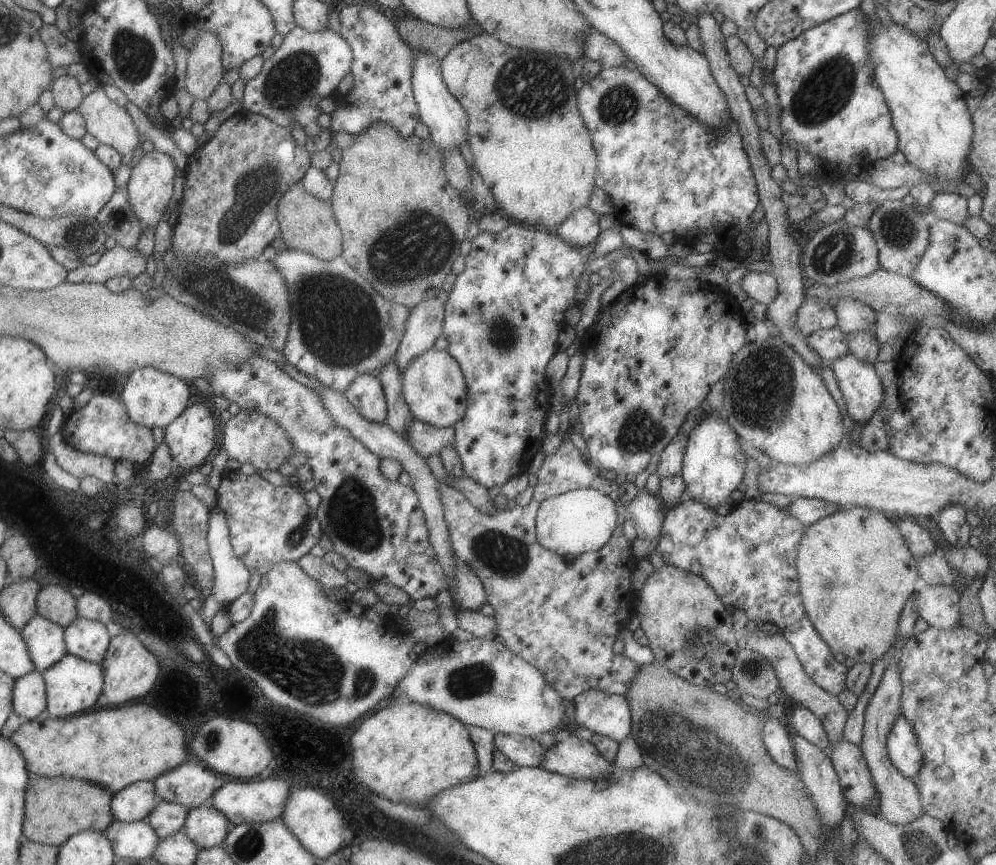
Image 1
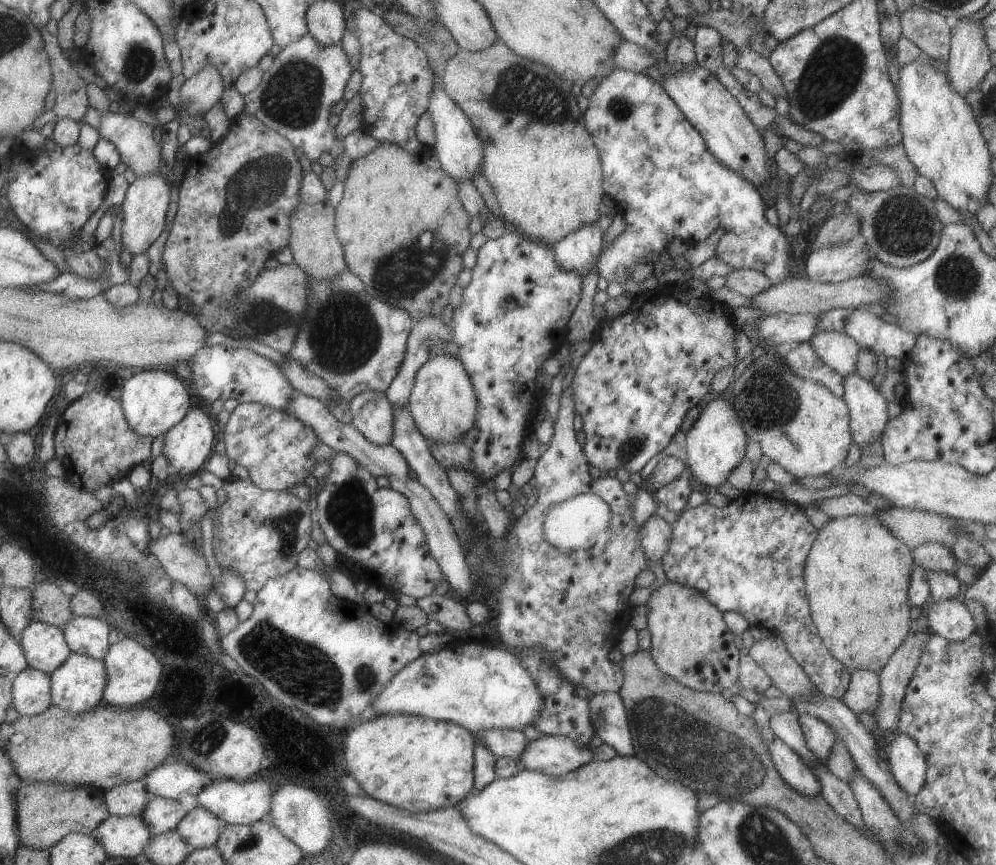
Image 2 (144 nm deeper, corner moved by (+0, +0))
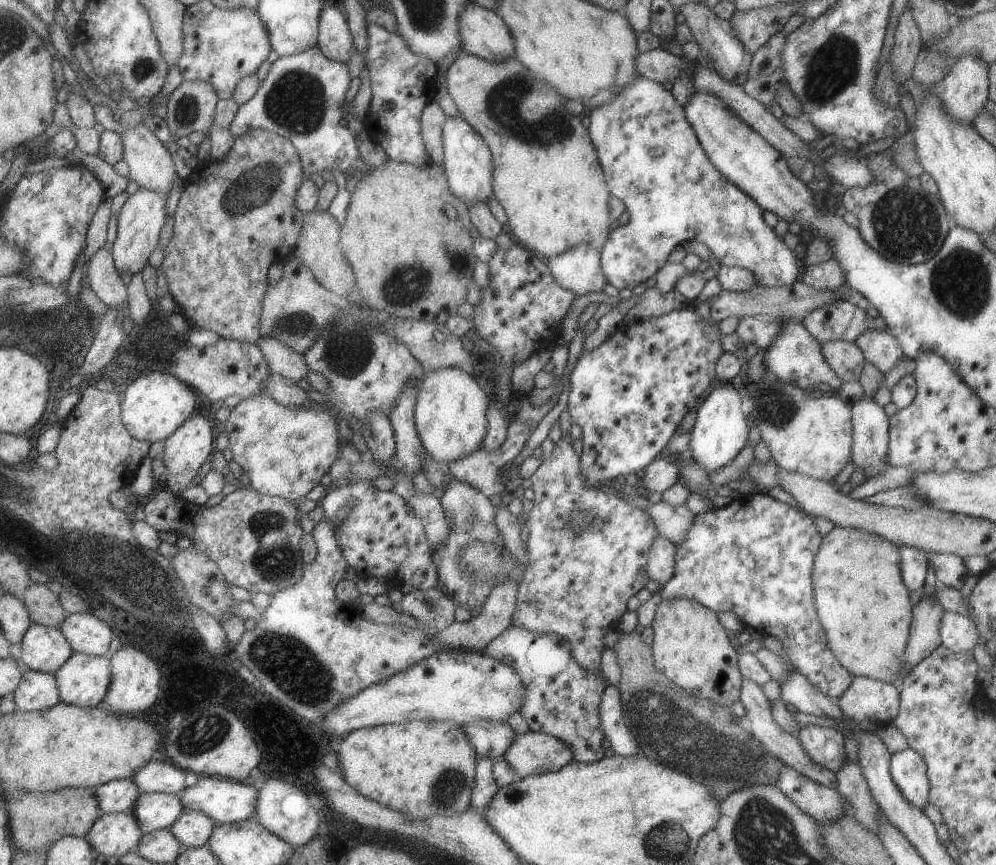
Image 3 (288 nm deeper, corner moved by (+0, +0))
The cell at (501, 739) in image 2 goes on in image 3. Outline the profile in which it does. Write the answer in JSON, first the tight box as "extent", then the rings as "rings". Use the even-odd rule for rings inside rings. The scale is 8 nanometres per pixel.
{"extent":[461,722,517,760],"rings":[[[473,722],[467,726],[461,726],[463,732],[467,734],[467,740],[471,748],[475,750],[477,758],[491,758],[491,760],[501,760],[505,756],[505,750],[515,742],[517,734],[513,732],[509,722]]]}

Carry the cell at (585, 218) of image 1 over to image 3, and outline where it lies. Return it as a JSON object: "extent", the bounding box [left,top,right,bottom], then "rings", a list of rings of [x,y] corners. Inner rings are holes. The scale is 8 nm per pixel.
{"extent":[545,244,607,296],"rings":[[[577,244],[545,262],[555,282],[577,296],[601,292],[601,286],[607,282],[601,270],[601,252],[593,244]]]}

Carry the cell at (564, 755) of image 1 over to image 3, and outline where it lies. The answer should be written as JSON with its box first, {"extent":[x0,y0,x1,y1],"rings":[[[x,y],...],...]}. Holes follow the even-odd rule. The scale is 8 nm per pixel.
{"extent":[503,732,573,778],"rings":[[[527,732],[515,738],[505,750],[503,760],[515,770],[517,778],[551,774],[573,762],[573,750],[559,738]]]}

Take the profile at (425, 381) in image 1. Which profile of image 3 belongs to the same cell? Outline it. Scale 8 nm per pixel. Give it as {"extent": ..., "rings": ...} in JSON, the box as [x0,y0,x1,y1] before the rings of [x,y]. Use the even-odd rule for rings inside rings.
{"extent":[415,368,489,464],"rings":[[[437,368],[425,372],[417,382],[417,402],[415,402],[415,428],[419,440],[431,458],[441,464],[453,462],[481,448],[481,440],[487,434],[487,408],[489,396],[479,388],[475,376],[461,368]]]}

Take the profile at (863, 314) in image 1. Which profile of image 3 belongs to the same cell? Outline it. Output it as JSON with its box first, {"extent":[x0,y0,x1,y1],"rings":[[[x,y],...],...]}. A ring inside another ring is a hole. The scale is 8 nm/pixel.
{"extent":[855,330,903,372],"rings":[[[865,330],[857,336],[855,344],[863,350],[865,362],[877,366],[881,372],[889,370],[899,358],[903,358],[903,350],[889,330]]]}

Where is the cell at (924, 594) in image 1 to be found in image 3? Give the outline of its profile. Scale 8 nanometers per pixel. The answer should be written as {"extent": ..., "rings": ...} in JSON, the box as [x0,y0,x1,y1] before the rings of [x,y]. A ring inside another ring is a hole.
{"extent":[939,612,979,654],"rings":[[[943,612],[939,622],[941,644],[957,654],[973,652],[973,646],[979,642],[979,632],[975,622],[969,616]]]}

